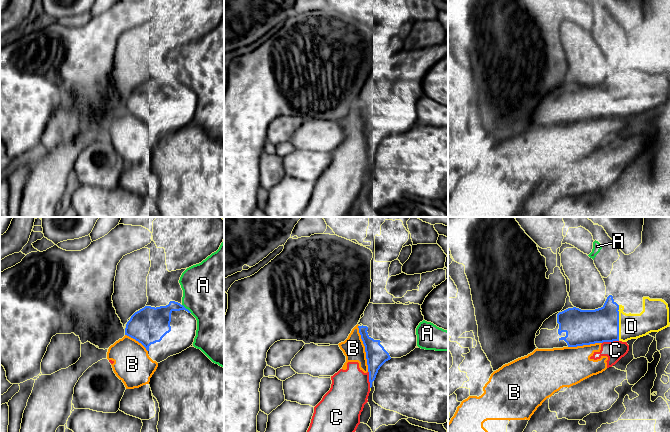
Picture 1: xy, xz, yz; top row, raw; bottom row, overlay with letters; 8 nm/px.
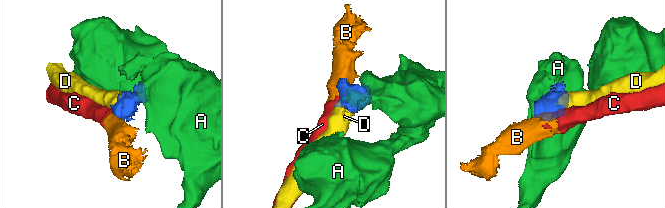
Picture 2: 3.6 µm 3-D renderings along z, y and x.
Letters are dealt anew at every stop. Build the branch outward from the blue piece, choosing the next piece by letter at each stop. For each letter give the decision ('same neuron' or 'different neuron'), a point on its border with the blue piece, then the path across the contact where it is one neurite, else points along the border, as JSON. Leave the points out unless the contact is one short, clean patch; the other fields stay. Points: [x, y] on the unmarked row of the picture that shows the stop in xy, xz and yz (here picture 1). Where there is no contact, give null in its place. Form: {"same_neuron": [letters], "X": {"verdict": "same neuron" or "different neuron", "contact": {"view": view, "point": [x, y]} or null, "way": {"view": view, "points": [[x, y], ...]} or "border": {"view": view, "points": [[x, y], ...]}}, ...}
{"same_neuron": ["D"], "A": {"verdict": "different neuron", "contact": {"view": "xy", "point": [187, 85]}}, "B": {"verdict": "different neuron", "contact": {"view": "xz", "point": [365, 124]}}, "C": {"verdict": "different neuron", "contact": {"view": "yz", "point": [610, 117]}}, "D": {"verdict": "same neuron", "contact": {"view": "yz", "point": [618, 99]}}}

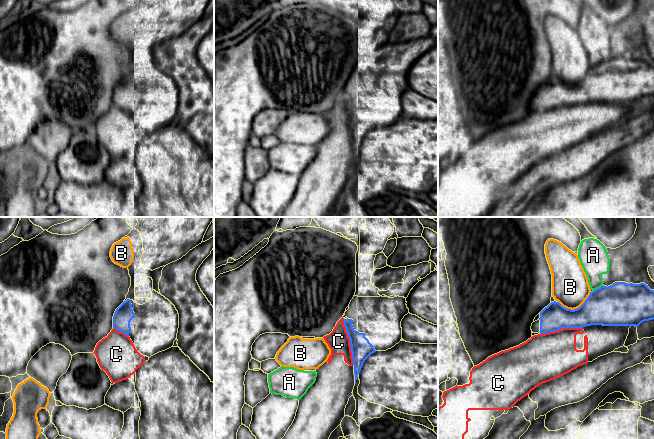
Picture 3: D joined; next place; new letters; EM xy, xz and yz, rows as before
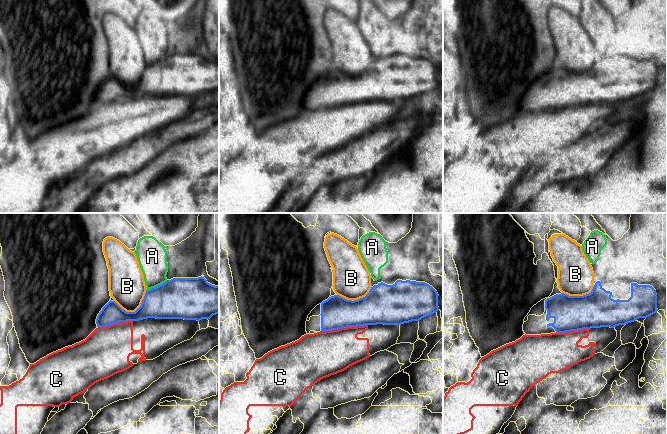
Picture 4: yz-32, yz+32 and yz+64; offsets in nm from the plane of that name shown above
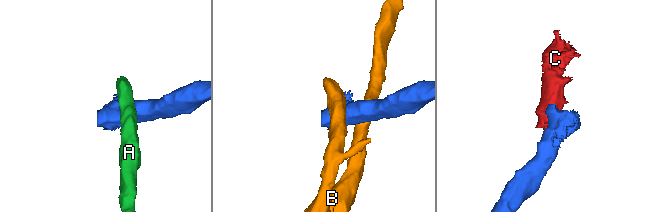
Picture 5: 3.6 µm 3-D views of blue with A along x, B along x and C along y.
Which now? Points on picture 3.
{"same_neuron": [], "A": {"verdict": "different neuron", "contact": {"view": "yz", "point": [598, 64]}}, "B": {"verdict": "different neuron", "contact": {"view": "yz", "point": [577, 84]}}, "C": {"verdict": "different neuron", "contact": {"view": "xz", "point": [350, 117]}}}

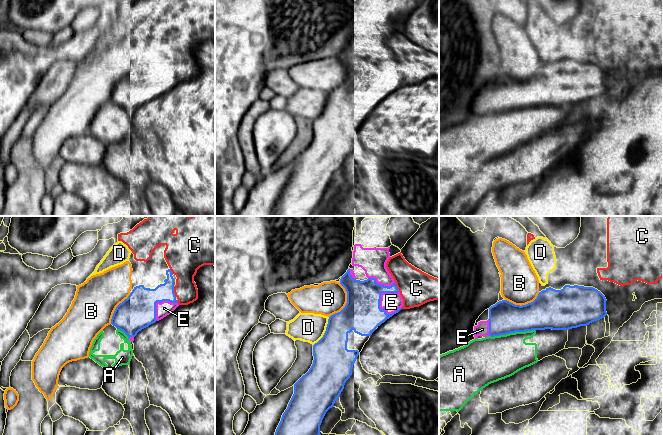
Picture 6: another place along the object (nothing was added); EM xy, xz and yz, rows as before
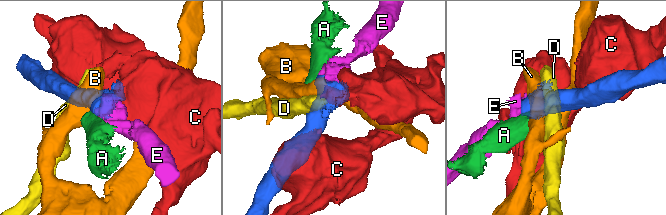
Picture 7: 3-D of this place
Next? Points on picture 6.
{"same_neuron": ["E"], "A": {"verdict": "different neuron", "contact": {"view": "yz", "point": [512, 108]}}, "B": {"verdict": "different neuron", "contact": {"view": "xz", "point": [347, 78]}}, "C": {"verdict": "different neuron", "contact": {"view": "xy", "point": [173, 67]}}, "D": {"verdict": "different neuron", "contact": {"view": "xz", "point": [325, 107]}}, "E": {"verdict": "same neuron", "contact": {"view": "xz", "point": [381, 69]}}}

